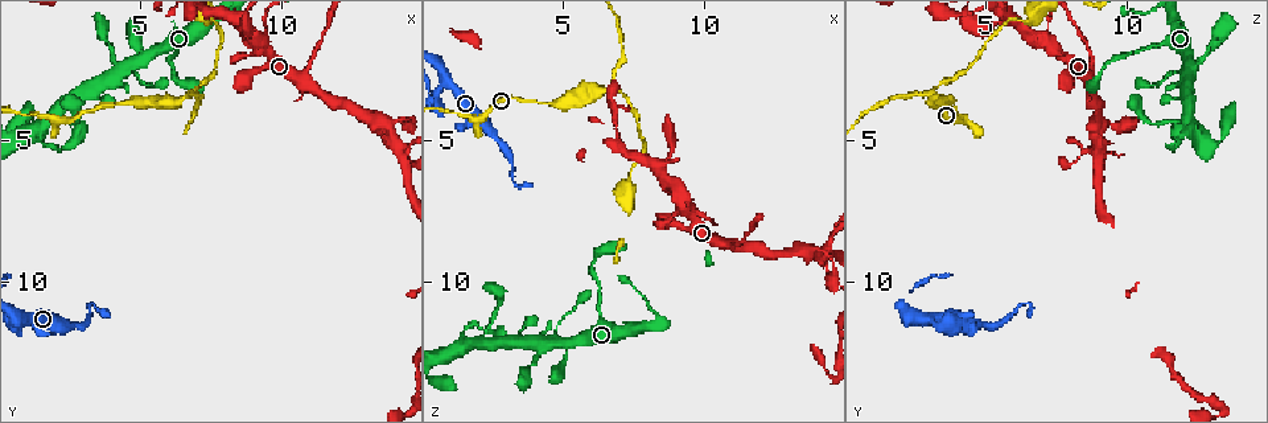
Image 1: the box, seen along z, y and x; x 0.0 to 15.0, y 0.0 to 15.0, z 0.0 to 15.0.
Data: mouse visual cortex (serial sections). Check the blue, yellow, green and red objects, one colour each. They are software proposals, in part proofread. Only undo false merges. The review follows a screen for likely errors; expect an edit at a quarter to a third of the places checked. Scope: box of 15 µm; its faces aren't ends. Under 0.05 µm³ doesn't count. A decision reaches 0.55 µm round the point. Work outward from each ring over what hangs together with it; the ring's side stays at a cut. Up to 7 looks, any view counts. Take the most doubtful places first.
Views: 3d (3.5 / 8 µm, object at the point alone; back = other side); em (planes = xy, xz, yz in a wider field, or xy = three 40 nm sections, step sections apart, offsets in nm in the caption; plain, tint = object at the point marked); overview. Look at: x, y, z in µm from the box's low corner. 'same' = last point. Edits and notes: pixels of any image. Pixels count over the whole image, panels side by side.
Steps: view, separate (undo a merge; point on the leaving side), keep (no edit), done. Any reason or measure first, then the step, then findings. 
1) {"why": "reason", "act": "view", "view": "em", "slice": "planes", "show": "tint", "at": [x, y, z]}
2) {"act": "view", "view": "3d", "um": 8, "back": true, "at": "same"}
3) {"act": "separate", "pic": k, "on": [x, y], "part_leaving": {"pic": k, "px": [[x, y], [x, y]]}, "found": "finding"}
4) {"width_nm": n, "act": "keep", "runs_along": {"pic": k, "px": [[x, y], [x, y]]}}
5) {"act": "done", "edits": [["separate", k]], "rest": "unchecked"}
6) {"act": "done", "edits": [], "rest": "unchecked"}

{"why": "sharp bend", "act": "view", "view": "3d", "um": 3.5, "at": [2.2, 11.7, 4.6]}

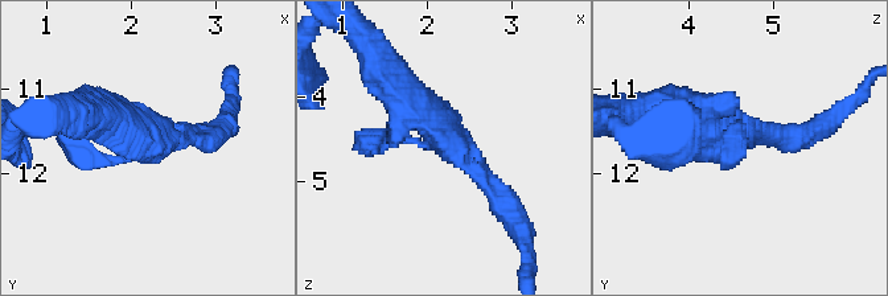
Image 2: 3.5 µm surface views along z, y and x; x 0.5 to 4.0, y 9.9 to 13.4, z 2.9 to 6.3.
{"why": "shape alone is not enough", "act": "view", "view": "em", "slice": "xy", "step": 2, "show": "tint", "at": [2.20, 11.70, 4.50]}

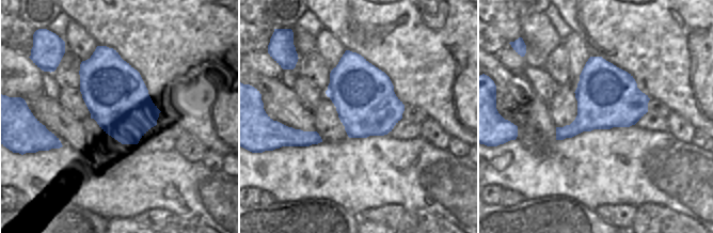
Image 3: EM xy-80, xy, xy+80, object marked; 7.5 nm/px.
{"act": "keep", "runs_along": {"pic": 2, "px": [[674, 114], [735, 143]]}, "found": "all the same cell"}

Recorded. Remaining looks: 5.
{"why": "three-way junction", "act": "view", "view": "3d", "um": 8, "at": [6.6, 3.4, 3.1]}

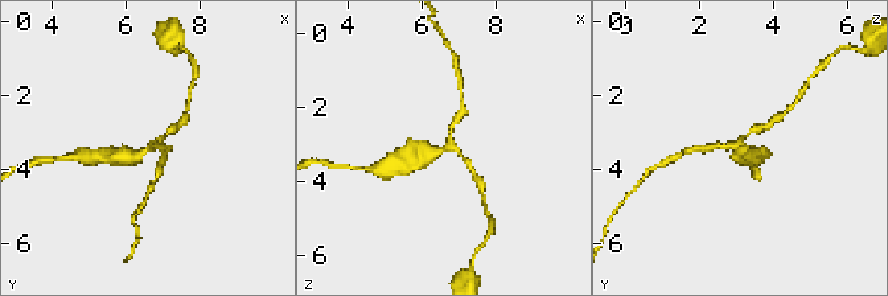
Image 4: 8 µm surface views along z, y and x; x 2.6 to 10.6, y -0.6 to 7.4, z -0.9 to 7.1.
{"why": "now the EM", "act": "view", "view": "em", "slice": "xy", "step": 2, "show": "tint", "at": [6.7, 3.3, 3.1]}

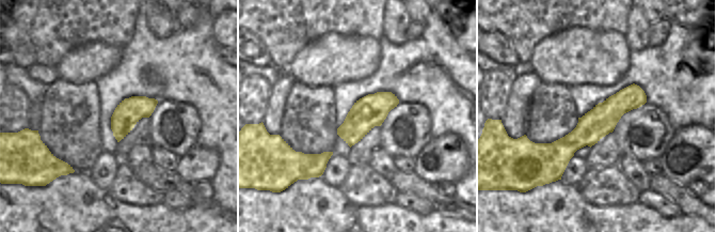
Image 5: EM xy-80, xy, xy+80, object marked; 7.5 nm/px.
{"act": "keep", "runs_along": {"pic": 4, "px": [[119, 159], [136, 156], [175, 127]]}, "found": "one cell here"}

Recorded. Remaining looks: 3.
{"why": "abrupt turn", "act": "view", "view": "3d", "um": 3.5, "at": [10.9, 2.5, 8.8]}

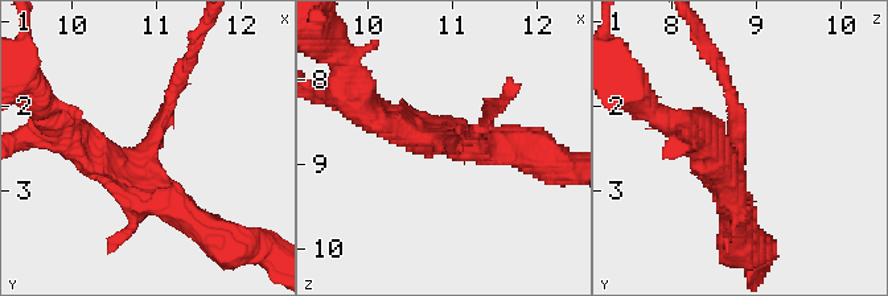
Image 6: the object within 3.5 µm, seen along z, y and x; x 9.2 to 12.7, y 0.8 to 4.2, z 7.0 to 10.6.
{"act": "view", "view": "em", "slice": "xy", "step": 2, "show": "tint", "at": [10.95, 2.55, 8.80]}

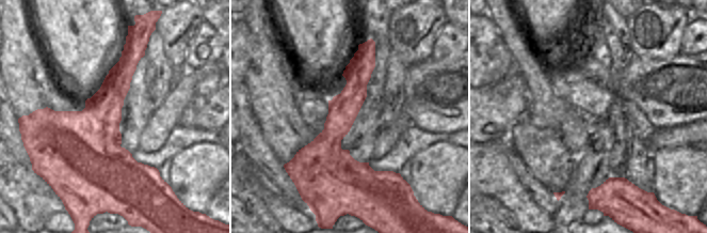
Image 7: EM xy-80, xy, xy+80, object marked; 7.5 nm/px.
{"width_nm": 220, "act": "keep", "runs_along": {"pic": 7, "px": [[364, 46], [335, 129], [341, 186]]}, "found": "continuous, no second cell"}

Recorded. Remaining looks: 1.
{"act": "done", "edits": [], "rest": "unchecked"}

